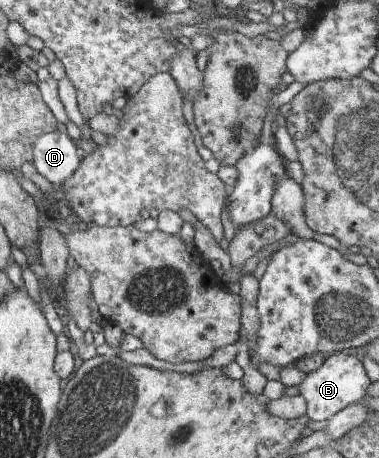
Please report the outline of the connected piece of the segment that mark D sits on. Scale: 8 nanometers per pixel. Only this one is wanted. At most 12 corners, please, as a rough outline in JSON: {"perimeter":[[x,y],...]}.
{"perimeter":[[68,134],[38,135],[33,165],[55,187],[81,159]]}

